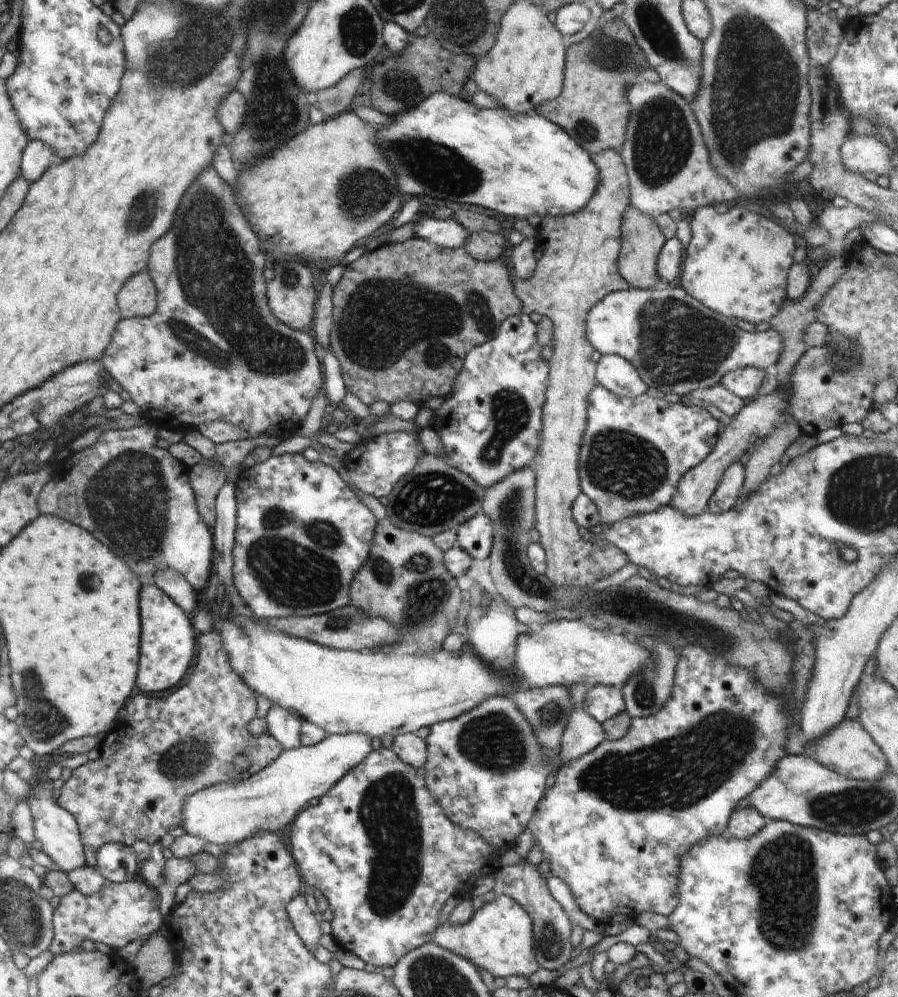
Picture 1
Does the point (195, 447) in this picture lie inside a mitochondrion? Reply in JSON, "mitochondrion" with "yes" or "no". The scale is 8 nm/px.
{"mitochondrion":"no"}

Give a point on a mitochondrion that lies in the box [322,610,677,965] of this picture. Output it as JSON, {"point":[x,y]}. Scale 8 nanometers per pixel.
{"point":[388,811]}

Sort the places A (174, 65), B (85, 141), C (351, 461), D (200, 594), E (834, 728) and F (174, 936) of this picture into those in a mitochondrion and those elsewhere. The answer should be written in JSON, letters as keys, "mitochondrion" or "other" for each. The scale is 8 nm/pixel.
{"A":"mitochondrion","B":"other","C":"other","D":"other","E":"other","F":"other"}

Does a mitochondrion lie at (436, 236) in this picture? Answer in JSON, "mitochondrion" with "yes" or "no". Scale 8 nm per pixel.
{"mitochondrion":"no"}

